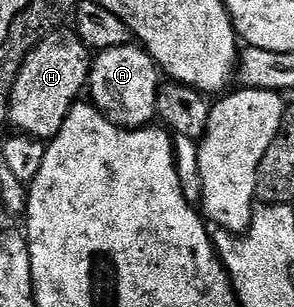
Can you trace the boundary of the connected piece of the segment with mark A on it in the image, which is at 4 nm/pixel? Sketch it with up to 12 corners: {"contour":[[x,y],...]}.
{"contour":[[139,45],[91,60],[91,102],[114,125],[157,118],[162,72]]}

